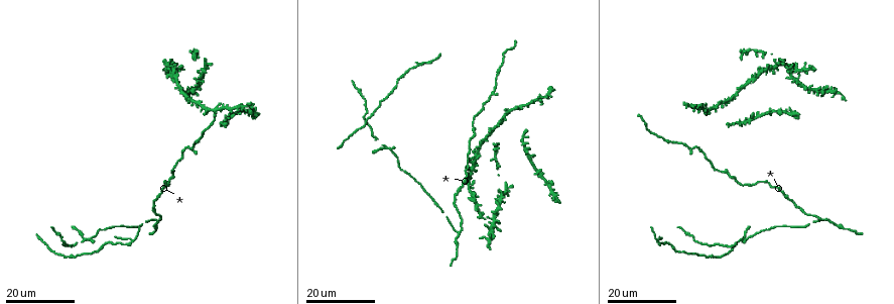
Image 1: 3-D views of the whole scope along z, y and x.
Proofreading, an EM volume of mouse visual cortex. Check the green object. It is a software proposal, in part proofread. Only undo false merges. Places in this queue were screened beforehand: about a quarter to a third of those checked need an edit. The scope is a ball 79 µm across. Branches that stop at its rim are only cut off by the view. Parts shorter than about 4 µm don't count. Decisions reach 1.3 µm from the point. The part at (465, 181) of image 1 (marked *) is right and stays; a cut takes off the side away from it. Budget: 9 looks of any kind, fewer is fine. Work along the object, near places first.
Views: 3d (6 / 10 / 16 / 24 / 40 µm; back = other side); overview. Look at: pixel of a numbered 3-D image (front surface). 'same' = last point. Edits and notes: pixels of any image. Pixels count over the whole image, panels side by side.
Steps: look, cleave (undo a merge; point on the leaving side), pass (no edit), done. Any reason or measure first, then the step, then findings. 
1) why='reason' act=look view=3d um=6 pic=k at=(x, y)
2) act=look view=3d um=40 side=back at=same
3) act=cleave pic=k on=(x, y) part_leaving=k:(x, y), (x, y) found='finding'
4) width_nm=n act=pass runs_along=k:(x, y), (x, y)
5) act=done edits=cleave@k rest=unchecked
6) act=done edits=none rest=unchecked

act=look view=3d um=24 pic=1 at=(697, 146)

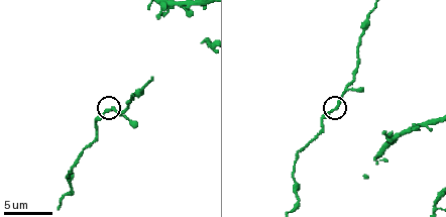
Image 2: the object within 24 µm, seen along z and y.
why='closer look' act=look view=3d um=10 pic=2 at=(340, 101)

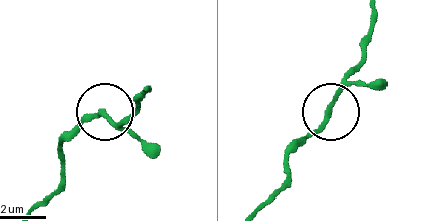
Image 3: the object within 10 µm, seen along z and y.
act=look view=3d um=10 side=back pic=3 at=(101, 111)

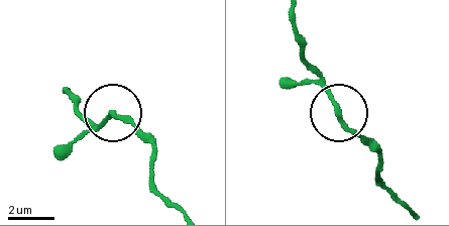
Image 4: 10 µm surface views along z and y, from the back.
width_nm=200 act=pass runs_along=4:(404, 204), (382, 183), (378, 157), (345, 123), (313, 67) found='one neuron here'

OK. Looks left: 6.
why='branch point' act=look view=3d um=16 pic=1 at=(86, 241)

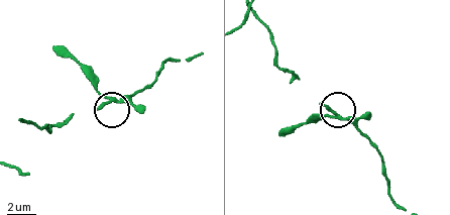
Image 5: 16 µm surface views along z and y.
why='closer look' act=look view=3d um=6 pic=5 at=(107, 98)

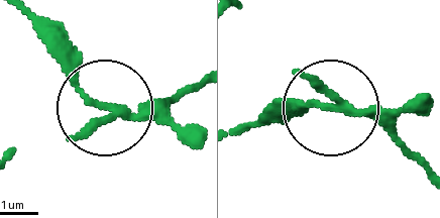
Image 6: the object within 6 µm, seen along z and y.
width_nm=180 act=cleave pic=6 on=(192, 143) part_leaving=6:(138, 112), (84, 93), (64, 53), (25, 15) found='two neurons meet here'

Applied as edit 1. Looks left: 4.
act=look view=overview

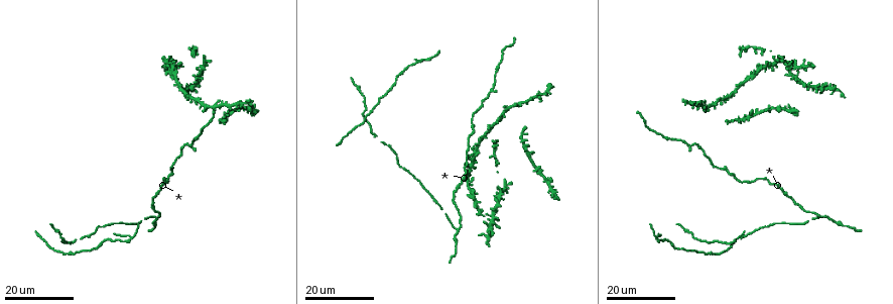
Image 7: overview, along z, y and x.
why='two arms in line, one across' act=look view=3d um=16 pic=7 at=(430, 56)

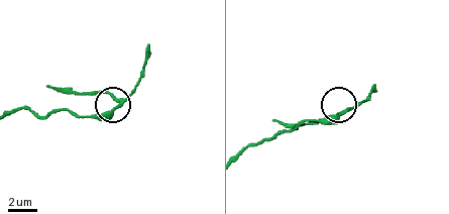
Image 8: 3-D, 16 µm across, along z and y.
why='zoom in' act=look view=3d um=10 pic=8 at=(120, 98)

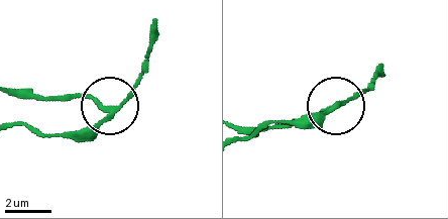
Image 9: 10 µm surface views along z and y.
side_arm_um=6 act=cleave pic=9 on=(84, 94) part_leaving=9:(109, 107), (83, 96), (13, 96) found='a second neuron is stuck on'

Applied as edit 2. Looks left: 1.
act=done edits=cleave@6,cleave@9 rest=unchecked

